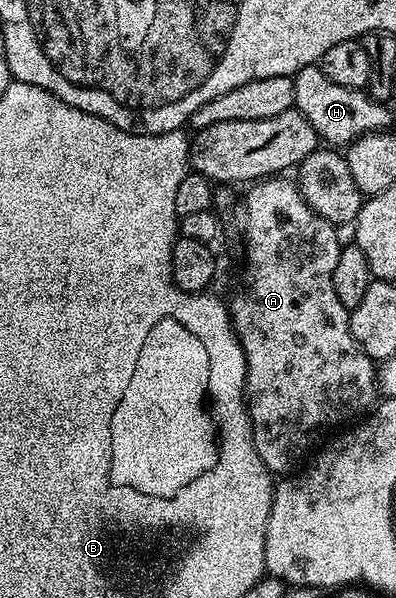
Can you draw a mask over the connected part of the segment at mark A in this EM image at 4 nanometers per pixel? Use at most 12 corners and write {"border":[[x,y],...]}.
{"border":[[296,182],[243,195],[231,302],[270,473],[364,416],[378,364]]}

